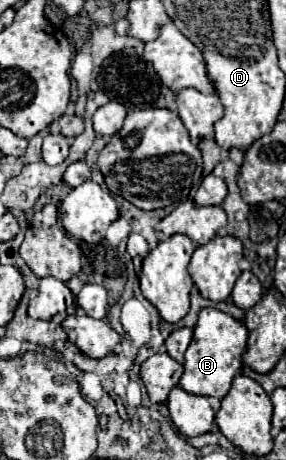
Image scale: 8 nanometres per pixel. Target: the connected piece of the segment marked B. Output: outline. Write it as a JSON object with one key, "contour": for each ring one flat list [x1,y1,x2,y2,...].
{"contour":[[203,309,199,313,199,321,193,331,193,339,185,351,185,373,179,381,179,387,183,387,187,393,193,395,205,395,223,399,233,383,233,377,241,369,241,355,245,351,247,343,247,327,233,319,231,315,219,311,219,309]]}

